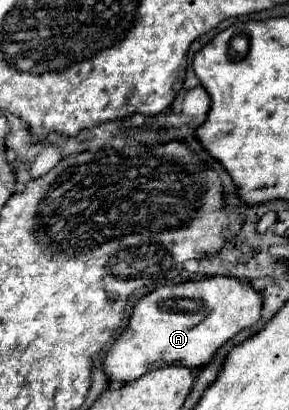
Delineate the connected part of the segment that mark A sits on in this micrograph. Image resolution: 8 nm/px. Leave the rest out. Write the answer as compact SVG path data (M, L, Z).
M215 275L155 289L135 305L127 329L105 357L105 373L111 381L131 383L163 365L205 367L223 343L259 321L261 307L261 293L237 277Z

